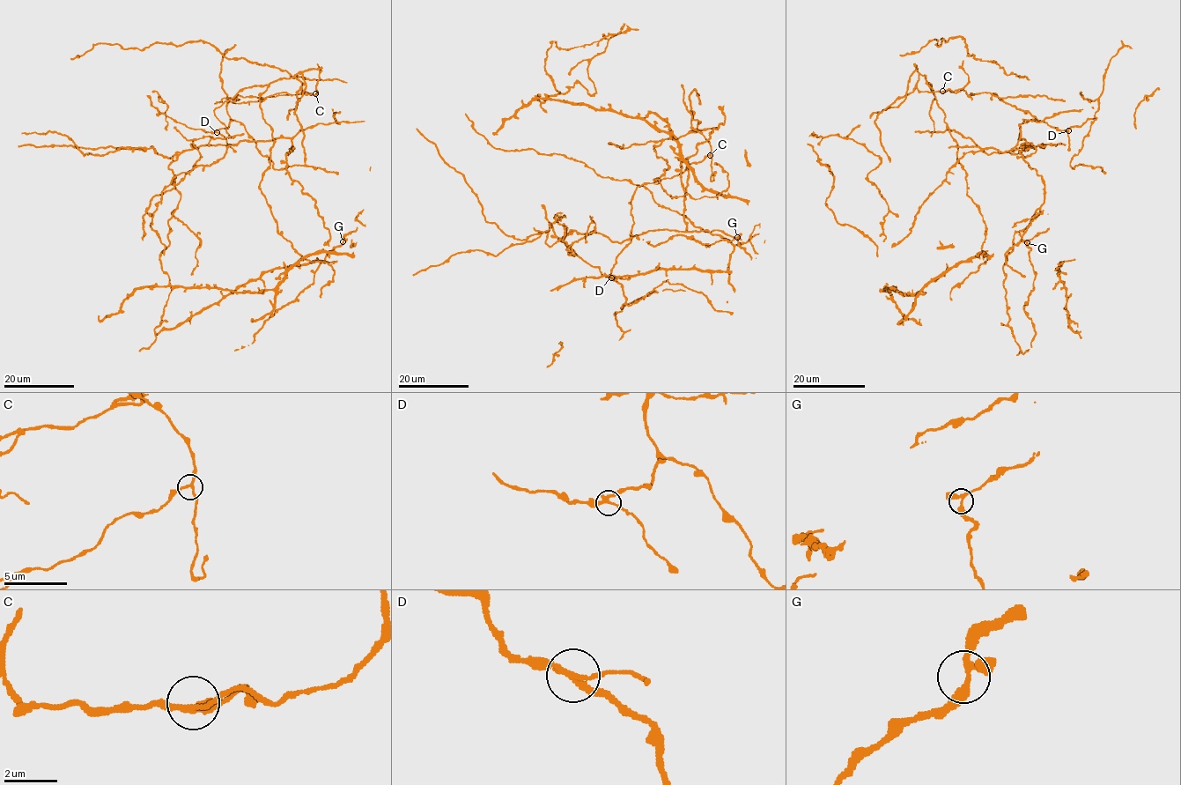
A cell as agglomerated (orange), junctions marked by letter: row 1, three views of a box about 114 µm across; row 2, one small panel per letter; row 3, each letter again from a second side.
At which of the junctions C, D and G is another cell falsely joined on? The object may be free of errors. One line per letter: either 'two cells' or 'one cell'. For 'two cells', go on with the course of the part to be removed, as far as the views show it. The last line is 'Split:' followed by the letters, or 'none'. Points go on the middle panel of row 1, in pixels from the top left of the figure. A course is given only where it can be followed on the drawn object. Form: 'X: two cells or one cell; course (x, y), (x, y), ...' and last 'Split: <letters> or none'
C: one cell
D: two cells; course (611, 277), (631, 277)
G: one cell
Split: D

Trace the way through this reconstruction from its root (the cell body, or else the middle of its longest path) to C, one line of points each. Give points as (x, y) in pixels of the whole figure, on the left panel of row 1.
C: (328, 256), (303, 258), (278, 233), (260, 187), (274, 142), (260, 95), (291, 77), (315, 93)

